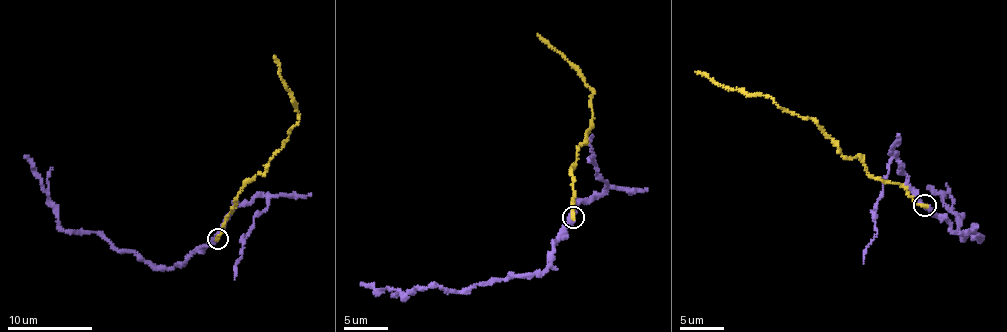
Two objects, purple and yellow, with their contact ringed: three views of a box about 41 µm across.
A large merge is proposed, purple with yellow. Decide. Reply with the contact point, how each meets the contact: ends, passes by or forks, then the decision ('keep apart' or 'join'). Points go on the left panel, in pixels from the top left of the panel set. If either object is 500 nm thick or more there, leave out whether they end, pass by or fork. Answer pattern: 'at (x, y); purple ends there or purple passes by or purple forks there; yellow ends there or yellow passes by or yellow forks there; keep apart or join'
at (217, 238); purple passes by; yellow ends there; keep apart

